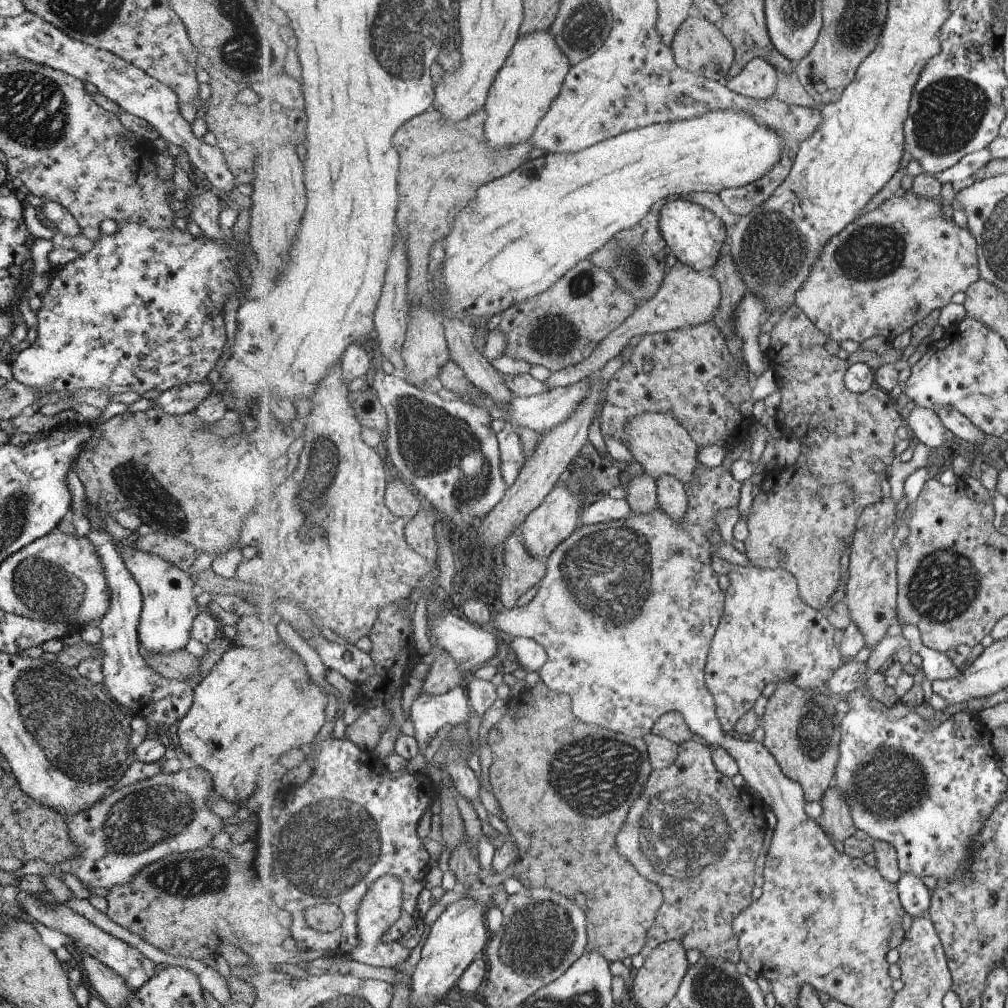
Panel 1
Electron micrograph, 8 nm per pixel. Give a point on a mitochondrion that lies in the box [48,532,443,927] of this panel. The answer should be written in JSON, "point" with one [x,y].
{"point":[337,841]}

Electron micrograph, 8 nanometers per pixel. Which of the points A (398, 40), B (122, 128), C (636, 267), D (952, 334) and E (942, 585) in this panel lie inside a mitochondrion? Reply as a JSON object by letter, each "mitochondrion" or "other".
{"A":"mitochondrion","B":"other","C":"mitochondrion","D":"other","E":"mitochondrion"}

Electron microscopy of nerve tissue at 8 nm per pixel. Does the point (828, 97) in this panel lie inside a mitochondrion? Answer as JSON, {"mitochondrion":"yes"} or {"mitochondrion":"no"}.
{"mitochondrion":"no"}

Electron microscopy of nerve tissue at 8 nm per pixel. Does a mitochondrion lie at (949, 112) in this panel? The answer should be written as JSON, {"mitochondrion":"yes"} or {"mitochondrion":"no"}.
{"mitochondrion":"yes"}

